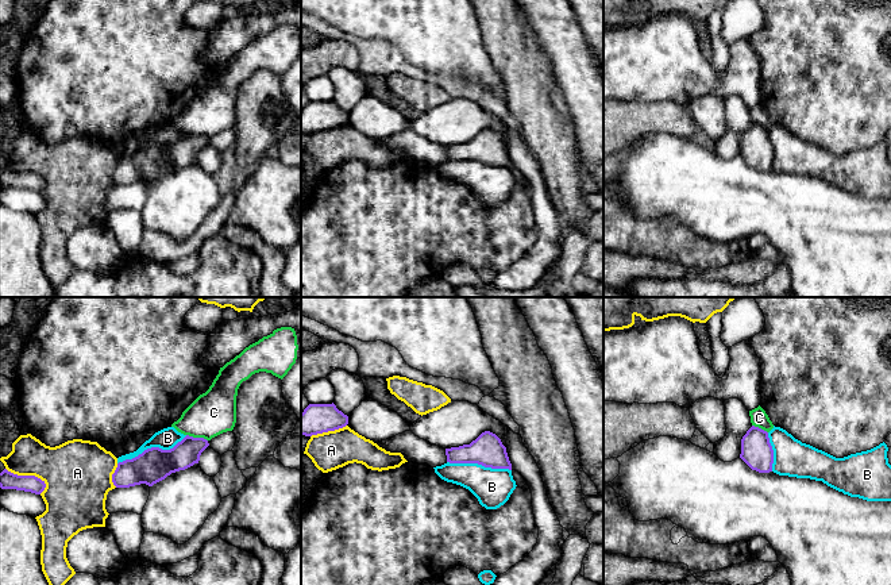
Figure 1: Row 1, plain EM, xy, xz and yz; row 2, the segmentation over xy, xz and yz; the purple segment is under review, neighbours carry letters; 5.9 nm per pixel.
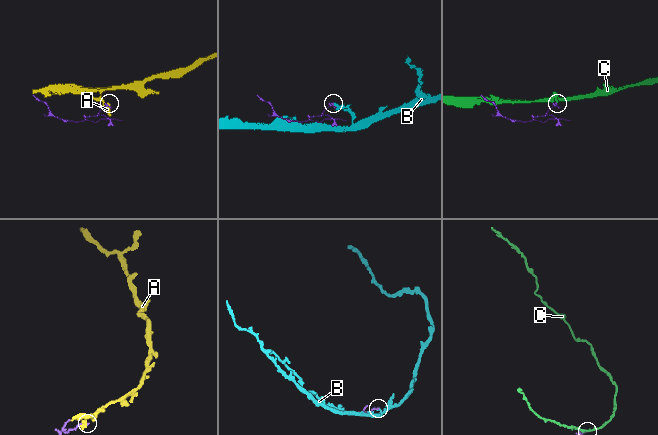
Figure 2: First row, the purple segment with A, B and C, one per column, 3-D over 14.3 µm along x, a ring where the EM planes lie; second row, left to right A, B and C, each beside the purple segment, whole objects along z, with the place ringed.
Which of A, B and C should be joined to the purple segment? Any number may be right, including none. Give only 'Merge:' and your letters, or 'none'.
Merge: none

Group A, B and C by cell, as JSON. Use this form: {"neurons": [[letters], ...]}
{"neurons": [["A"], ["B"], ["C"]]}

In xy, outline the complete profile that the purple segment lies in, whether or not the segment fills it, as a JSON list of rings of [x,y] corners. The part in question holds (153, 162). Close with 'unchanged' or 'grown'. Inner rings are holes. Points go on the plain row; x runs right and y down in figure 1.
[[[186,132],[170,147],[147,146],[132,157],[119,159],[112,172],[112,180],[116,185],[130,185],[140,181],[153,184],[171,170],[198,161],[201,150],[208,143],[207,136]]]; unchanged

